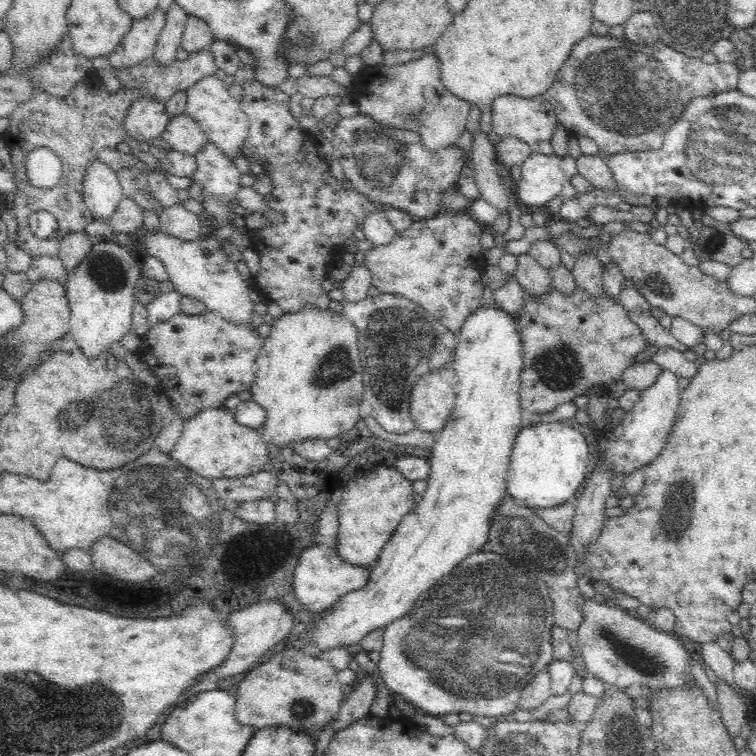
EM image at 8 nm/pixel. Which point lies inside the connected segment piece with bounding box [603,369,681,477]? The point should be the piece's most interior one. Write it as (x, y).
(636, 442)

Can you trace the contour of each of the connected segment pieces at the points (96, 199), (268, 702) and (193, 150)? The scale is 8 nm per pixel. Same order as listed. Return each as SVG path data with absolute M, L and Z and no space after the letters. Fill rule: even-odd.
M98 156L87 164L82 184L83 199L93 219L103 222L111 217L123 197L117 172Z
M302 649L284 650L276 656L272 656L267 662L259 662L243 676L244 680L238 684L238 692L234 694L237 702L234 717L240 724L253 726L256 730L264 727L286 725L296 731L306 731L308 735L312 733L314 737L318 738L321 730L336 718L343 701L344 692L341 689L341 682L330 661L306 654Z
M185 114L170 118L161 139L172 150L195 155L208 142L199 125Z

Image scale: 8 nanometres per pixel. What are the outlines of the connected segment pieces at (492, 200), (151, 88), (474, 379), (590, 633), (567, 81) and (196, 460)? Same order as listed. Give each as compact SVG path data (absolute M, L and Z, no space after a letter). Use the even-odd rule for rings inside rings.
M478 129L471 143L472 168L480 194L487 203L496 207L498 214L508 214L510 197L504 188L504 179L498 175L494 145L488 133Z
M208 47L191 52L184 61L176 59L169 65L156 63L153 55L150 55L142 62L136 64L136 66L129 66L128 68L114 68L110 66L106 68L114 72L121 86L125 86L126 88L143 88L154 99L164 101L164 104L176 91L185 91L189 86L196 84L201 78L214 75L217 69L214 55L212 55L212 51Z
M495 304L488 306L478 306L478 309L472 315L468 315L462 329L457 335L457 348L454 350L453 362L450 364L454 369L458 383L456 384L456 397L455 403L452 407L452 412L449 414L446 424L442 427L440 438L435 441L429 458L431 461L431 468L427 476L427 489L422 494L422 500L415 505L415 507L400 521L397 526L396 532L392 534L390 540L384 545L380 551L379 557L375 564L368 572L368 582L360 590L352 590L340 598L336 605L330 606L329 610L322 611L322 618L318 622L316 628L309 630L311 633L310 642L308 644L316 645L320 651L328 650L337 646L347 647L356 645L360 639L376 629L384 628L389 622L395 621L397 618L402 618L412 606L416 605L417 600L428 589L431 589L440 578L448 574L455 566L458 566L464 558L474 554L475 552L482 551L482 547L488 542L488 532L490 532L490 522L494 516L494 510L498 508L500 500L507 494L507 470L512 456L512 445L514 444L518 431L522 428L523 412L520 408L520 399L518 392L520 392L520 372L523 367L522 357L522 343L520 343L520 335L516 331L516 321L510 313L505 312Z
M593 599L585 600L582 622L577 628L578 642L585 662L586 672L624 690L630 684L648 686L650 690L662 687L676 688L694 681L686 666L692 658L698 658L685 650L672 632L654 630L644 619L626 611L614 603L599 604Z
M588 34L581 38L556 73L556 80L541 94L542 98L552 105L558 122L568 132L576 137L592 138L599 150L609 155L658 150L668 127L676 123L692 98L736 90L739 81L739 68L734 63L704 63L701 58L688 57L659 38L646 45L645 42L630 42L625 36L616 38L609 34Z
M227 408L204 409L183 422L183 430L177 444L169 454L185 467L190 475L215 478L236 478L262 471L272 456L269 444L256 429L236 422L234 411Z

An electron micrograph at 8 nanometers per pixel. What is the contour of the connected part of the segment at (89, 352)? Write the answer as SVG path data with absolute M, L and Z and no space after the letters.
M104 240L94 243L83 261L74 270L67 271L64 285L71 309L69 331L78 349L88 358L108 351L110 345L121 342L130 332L134 290L141 275L140 258L128 249Z

